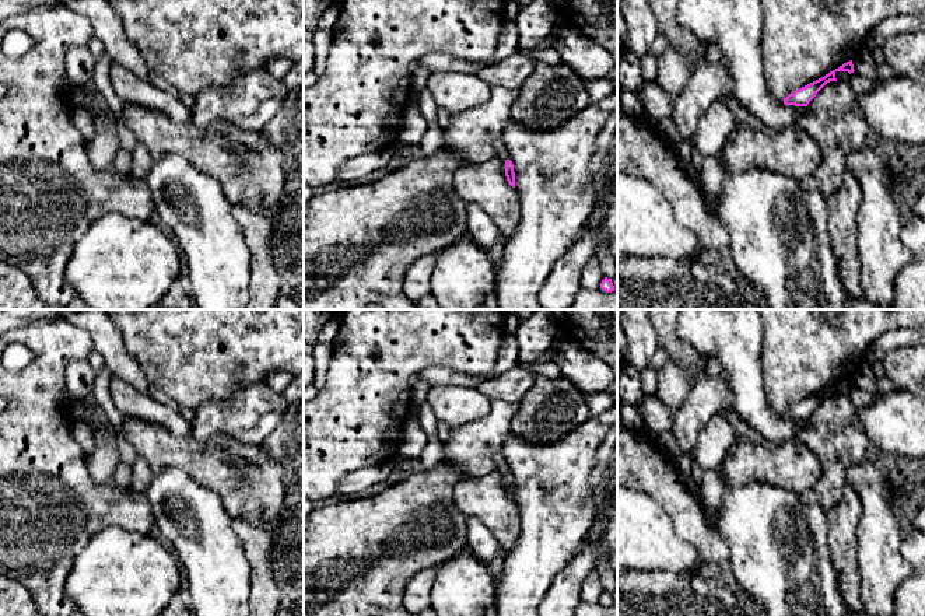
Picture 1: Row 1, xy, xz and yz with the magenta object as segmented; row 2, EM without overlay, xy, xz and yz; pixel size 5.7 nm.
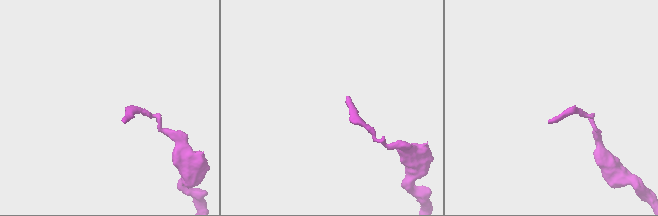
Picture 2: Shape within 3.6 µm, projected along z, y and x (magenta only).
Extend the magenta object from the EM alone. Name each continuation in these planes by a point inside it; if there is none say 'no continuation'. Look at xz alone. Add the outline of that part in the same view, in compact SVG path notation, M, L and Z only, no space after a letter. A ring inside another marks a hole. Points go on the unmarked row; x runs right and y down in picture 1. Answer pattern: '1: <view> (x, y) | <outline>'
1: xz (501, 465) | M498 454L495 456L495 462L497 462L497 470L500 470L502 475L509 473L509 468L508 468L502 454Z

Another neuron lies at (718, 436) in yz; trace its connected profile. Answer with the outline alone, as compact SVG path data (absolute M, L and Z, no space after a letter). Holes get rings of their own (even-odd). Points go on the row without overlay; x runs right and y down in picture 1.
M715 413L701 434L693 449L694 461L705 472L709 469L719 470L726 452L733 447L739 434L725 413Z

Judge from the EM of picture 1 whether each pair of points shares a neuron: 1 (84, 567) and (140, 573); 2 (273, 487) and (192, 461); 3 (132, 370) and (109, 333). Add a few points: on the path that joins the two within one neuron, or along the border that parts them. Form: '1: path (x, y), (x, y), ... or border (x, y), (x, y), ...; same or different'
1: path (98, 571), (126, 573); same
2: path (253, 485), (242, 473), (221, 464), (212, 464); same
3: path (123, 361), (112, 350), (109, 342); same

